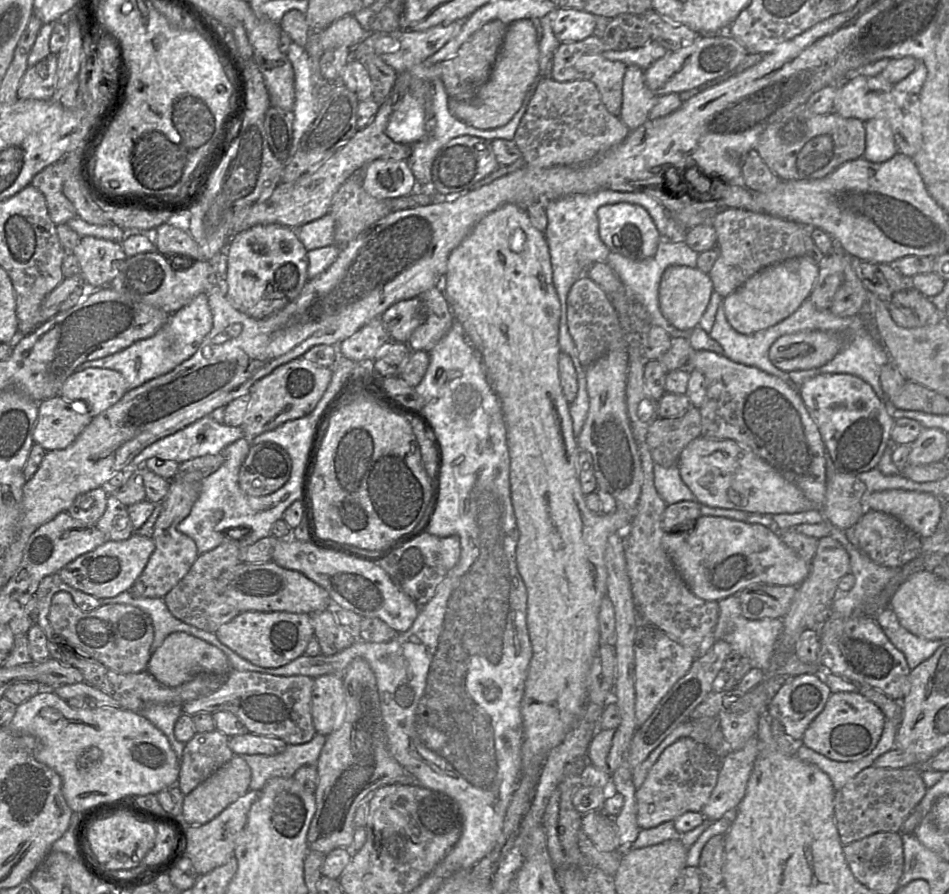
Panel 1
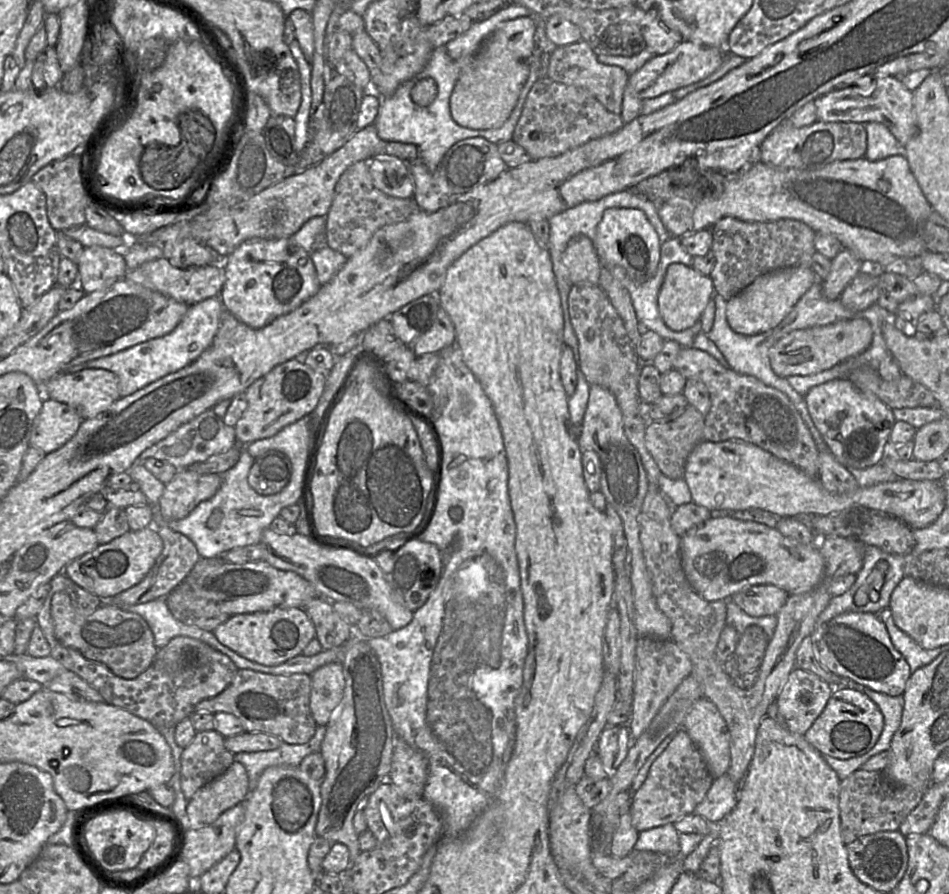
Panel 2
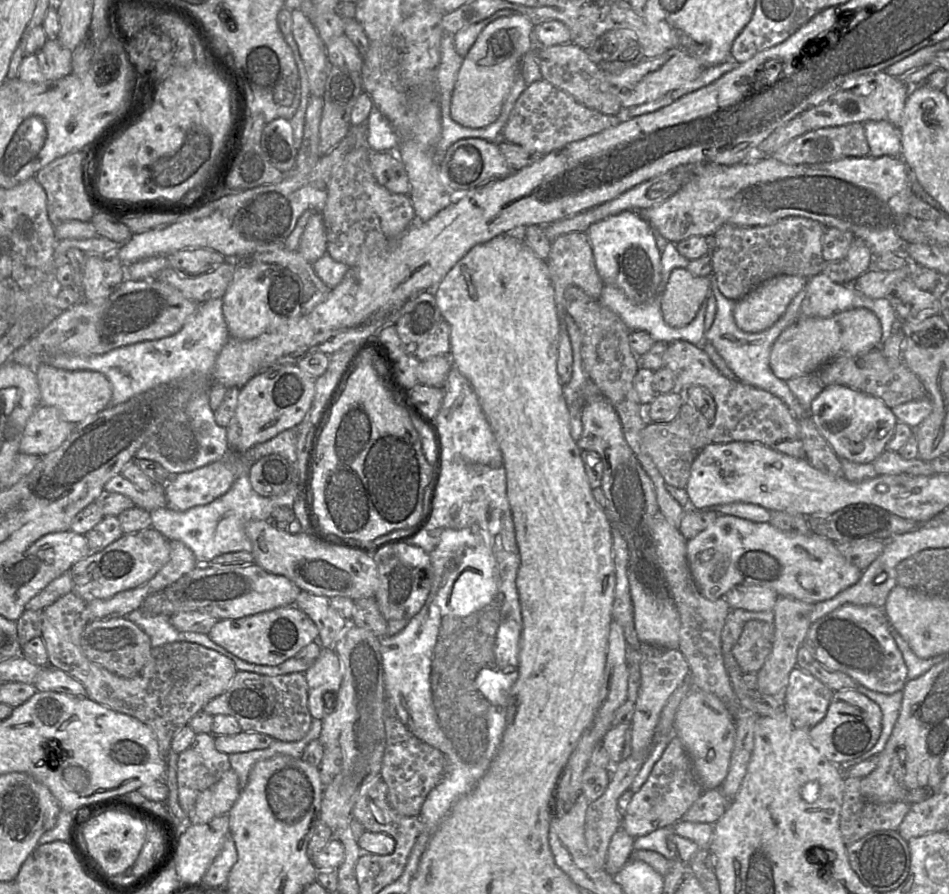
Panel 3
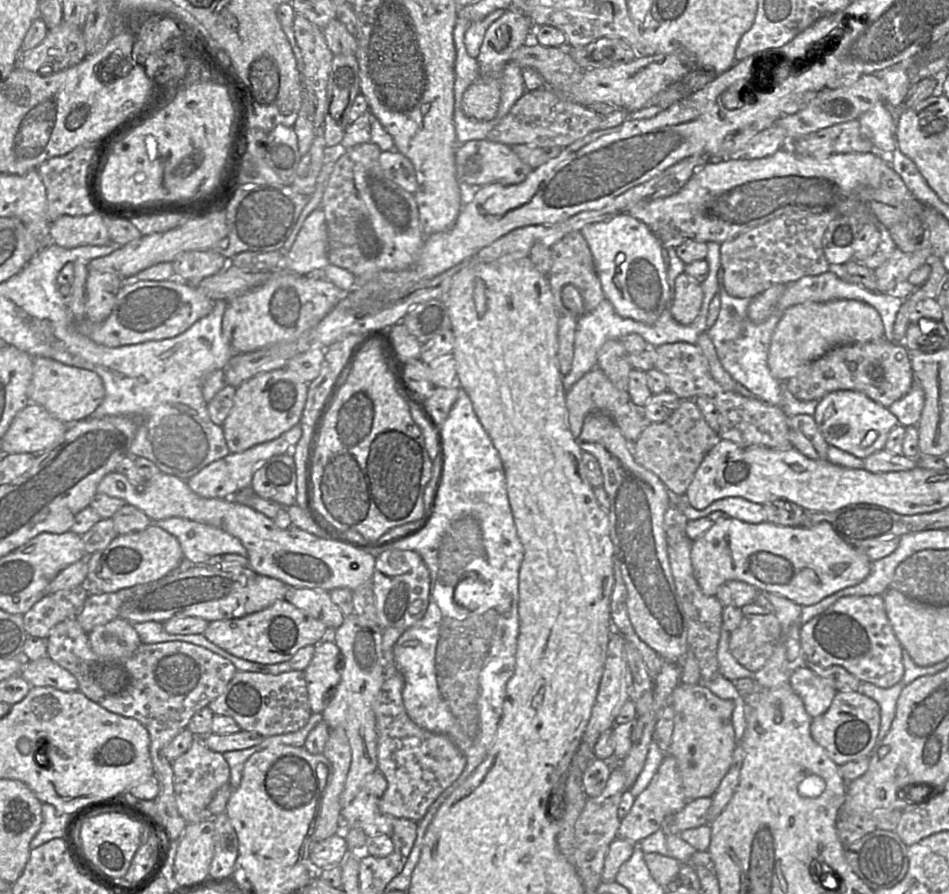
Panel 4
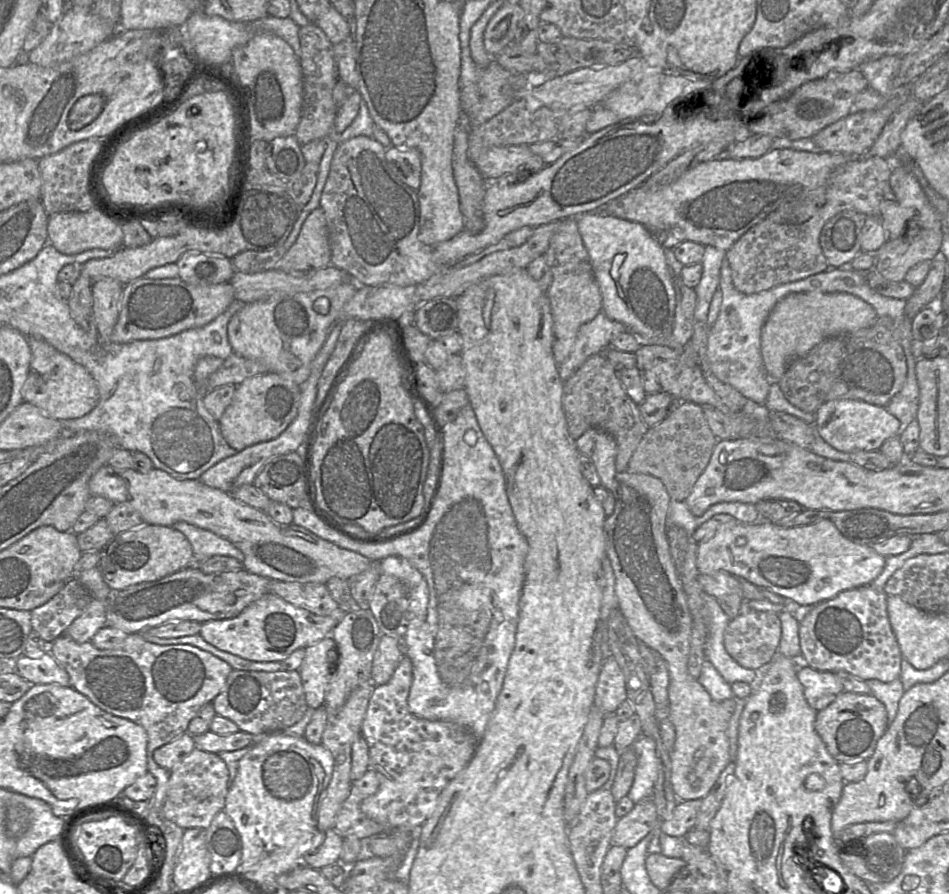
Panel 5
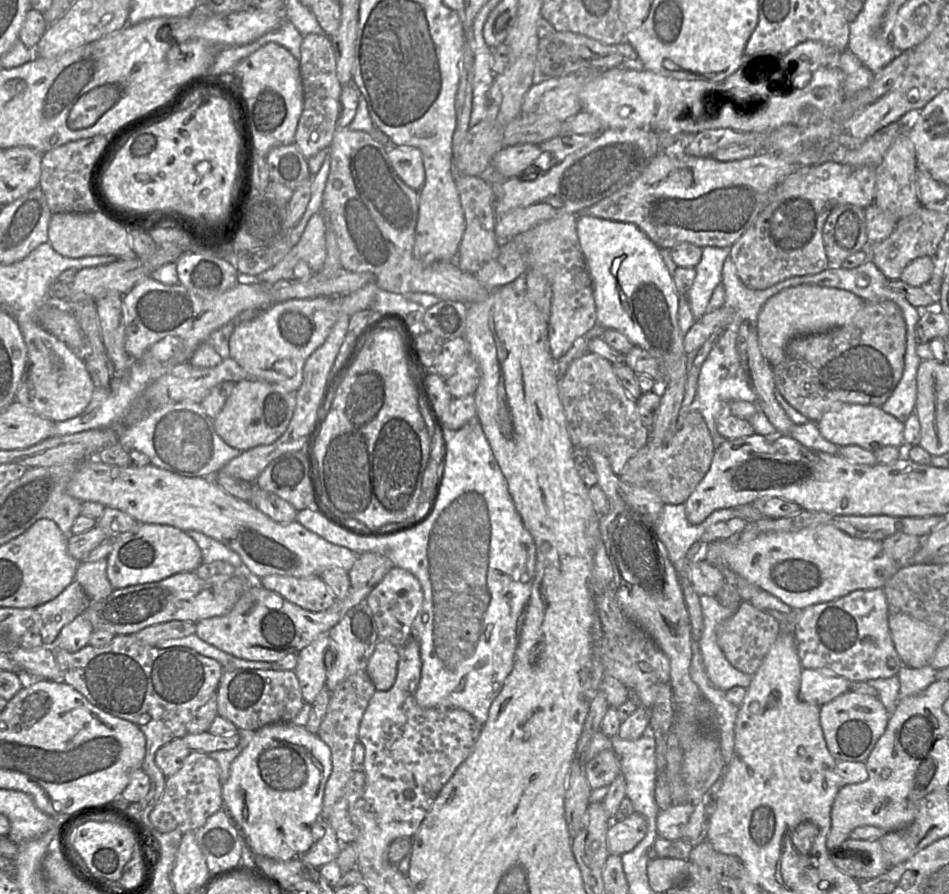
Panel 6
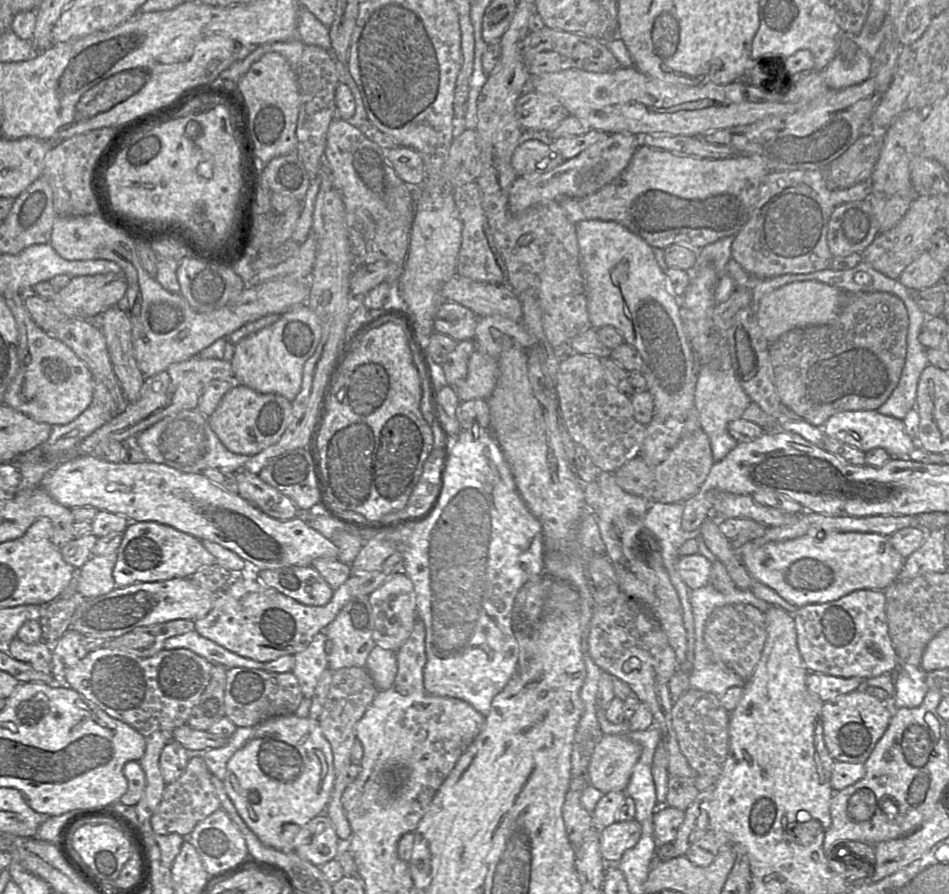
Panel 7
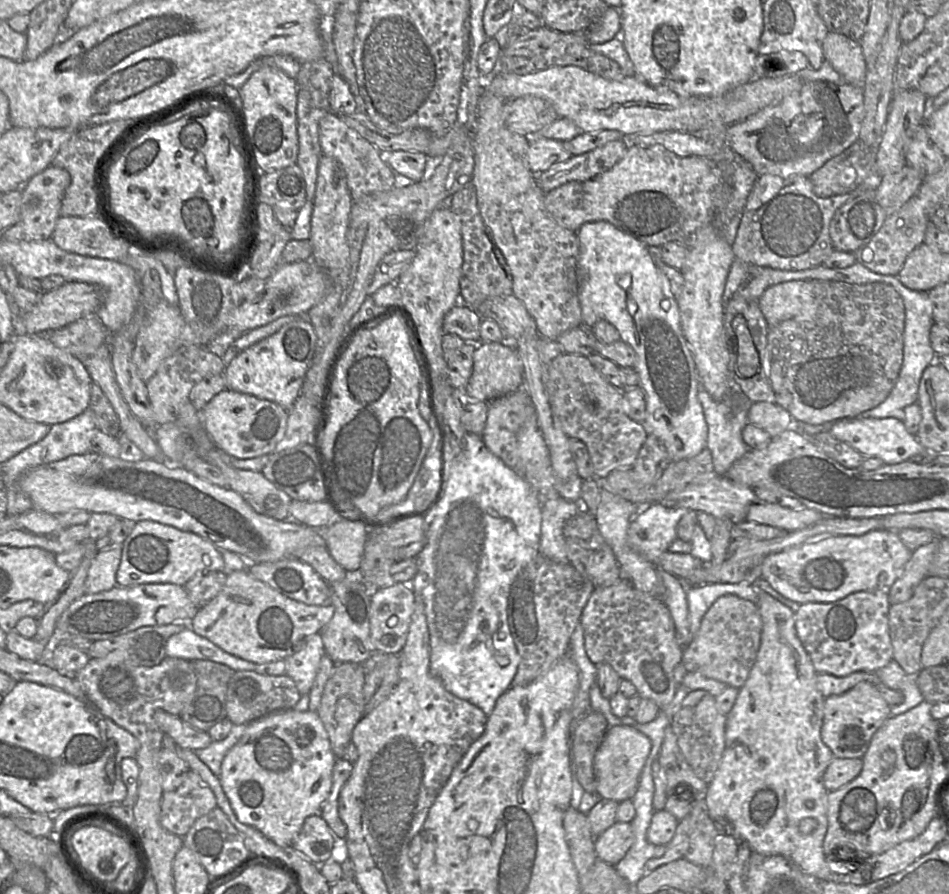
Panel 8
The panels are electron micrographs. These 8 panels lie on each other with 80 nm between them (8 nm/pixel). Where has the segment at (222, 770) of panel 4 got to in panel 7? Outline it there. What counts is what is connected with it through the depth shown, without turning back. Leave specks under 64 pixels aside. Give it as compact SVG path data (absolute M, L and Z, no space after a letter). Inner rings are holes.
M192 755L184 773L165 786L162 799L151 817L153 831L159 835L178 834L188 837L198 823L221 809L211 776L201 755Z

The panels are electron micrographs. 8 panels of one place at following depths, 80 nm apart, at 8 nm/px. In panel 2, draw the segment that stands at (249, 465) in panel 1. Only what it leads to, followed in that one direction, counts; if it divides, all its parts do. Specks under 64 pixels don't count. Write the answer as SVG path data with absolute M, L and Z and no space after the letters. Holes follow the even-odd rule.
M268 450L254 458L247 480L258 494L272 495L288 484L291 473L292 465L288 456L278 450Z

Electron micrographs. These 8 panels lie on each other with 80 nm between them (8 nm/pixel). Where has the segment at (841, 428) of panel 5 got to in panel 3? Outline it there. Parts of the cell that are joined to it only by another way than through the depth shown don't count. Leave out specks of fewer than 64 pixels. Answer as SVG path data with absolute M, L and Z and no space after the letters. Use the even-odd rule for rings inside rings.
M844 385L824 387L812 401L809 415L840 459L862 464L872 463L887 449L887 443L898 422L883 401Z

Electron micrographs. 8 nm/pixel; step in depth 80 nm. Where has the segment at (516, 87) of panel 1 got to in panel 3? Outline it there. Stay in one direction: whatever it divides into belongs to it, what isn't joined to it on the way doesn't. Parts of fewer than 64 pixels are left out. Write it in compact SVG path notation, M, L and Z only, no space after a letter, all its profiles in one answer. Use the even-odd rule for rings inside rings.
M514 13L491 22L479 34L463 58L452 92L450 113L456 123L479 129L497 120L524 56L534 47L534 27L526 16Z

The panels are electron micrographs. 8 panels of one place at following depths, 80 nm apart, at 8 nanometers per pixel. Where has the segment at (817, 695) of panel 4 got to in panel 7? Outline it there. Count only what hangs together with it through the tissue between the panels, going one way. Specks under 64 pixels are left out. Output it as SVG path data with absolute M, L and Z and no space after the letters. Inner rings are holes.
M809 671L806 676L806 685L810 691L826 702L840 695L862 689L865 686L865 680L859 677L843 678Z

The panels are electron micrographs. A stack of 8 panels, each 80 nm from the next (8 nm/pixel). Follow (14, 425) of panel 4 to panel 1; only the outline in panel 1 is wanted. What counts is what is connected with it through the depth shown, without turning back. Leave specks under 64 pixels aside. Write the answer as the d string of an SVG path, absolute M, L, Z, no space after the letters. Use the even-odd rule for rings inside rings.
M59 395L41 401L33 431L34 443L46 452L68 447L92 421L87 411L84 402L68 401Z

